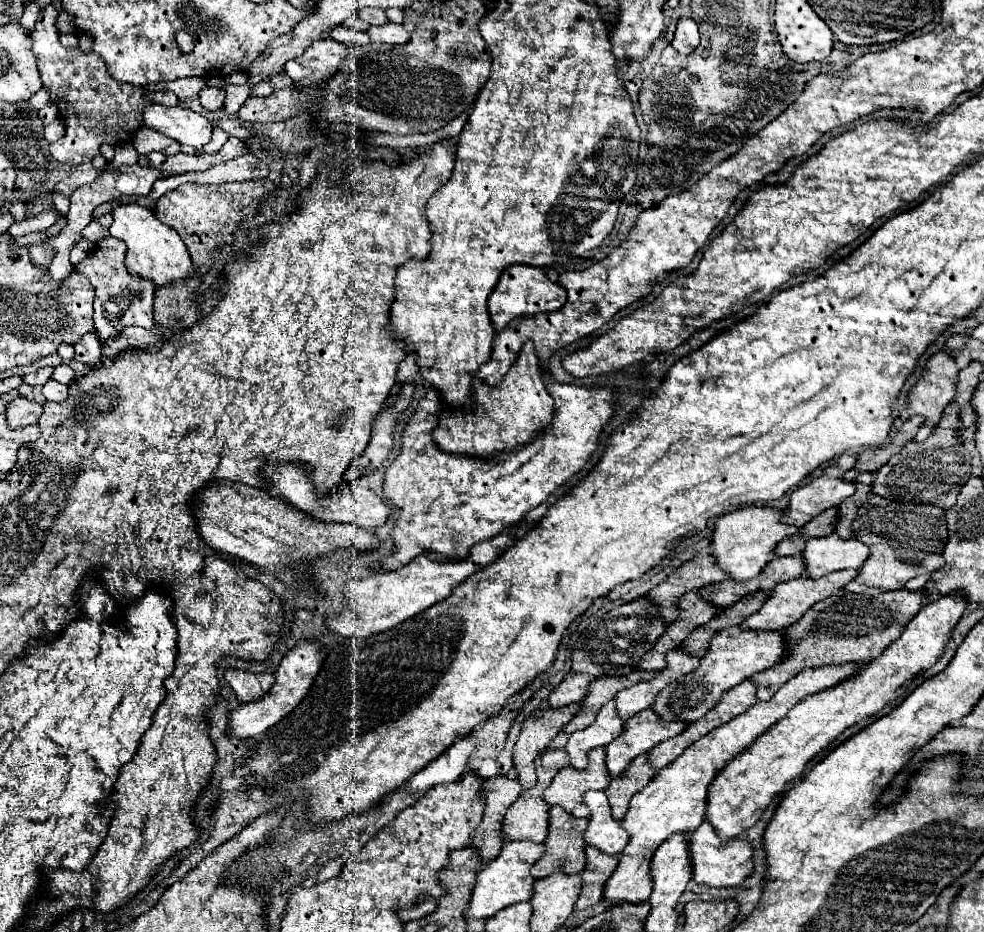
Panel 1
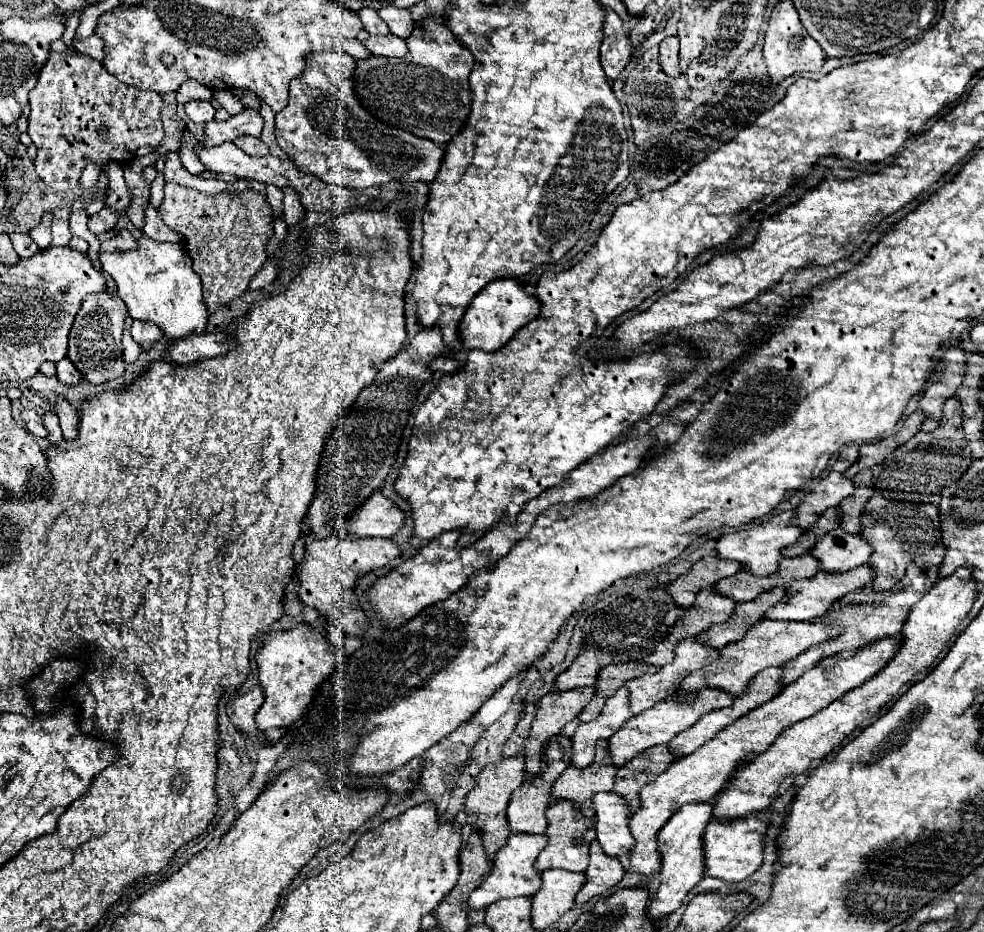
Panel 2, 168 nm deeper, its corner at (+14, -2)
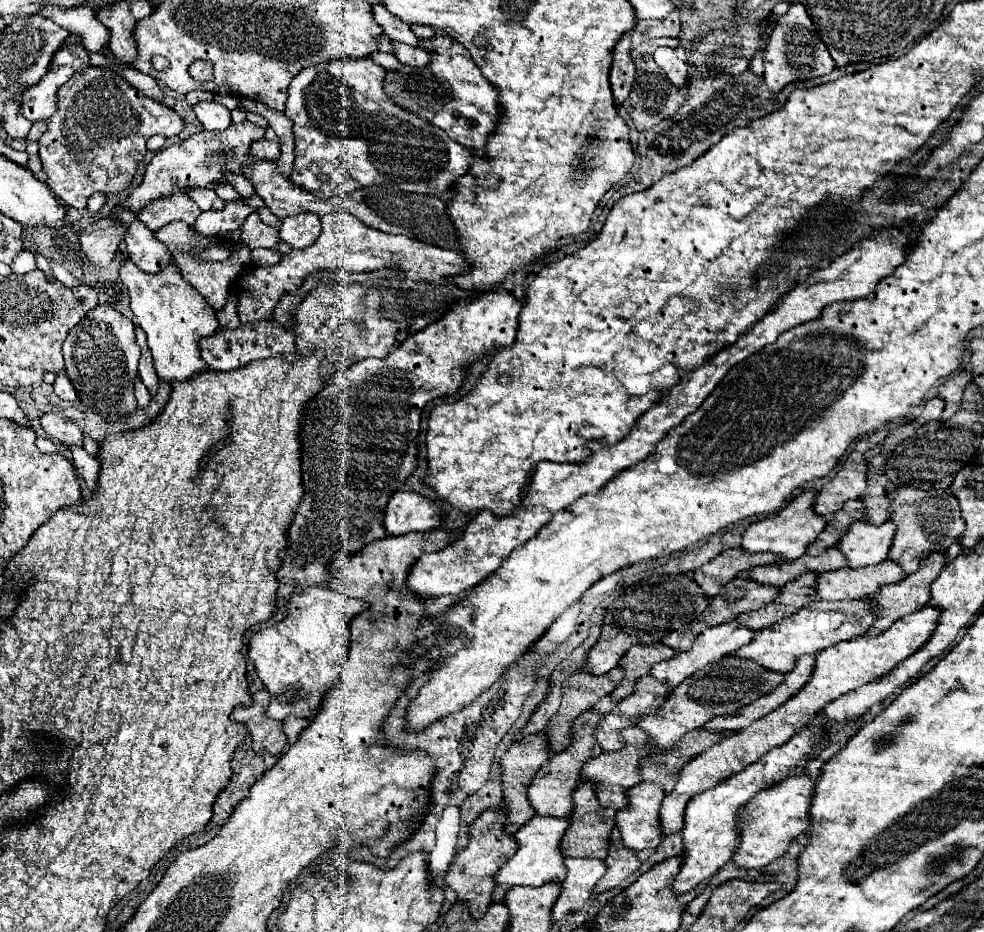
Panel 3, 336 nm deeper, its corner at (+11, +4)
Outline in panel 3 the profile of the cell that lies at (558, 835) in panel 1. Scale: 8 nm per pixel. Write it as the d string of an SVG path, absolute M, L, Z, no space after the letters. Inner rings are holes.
M583 782L573 792L573 804L575 804L575 810L569 816L571 828L565 832L563 844L561 844L563 854L573 856L573 858L605 858L607 850L609 850L609 836L611 836L611 830L615 826L615 814L617 812L607 810L599 804L595 784L591 784L591 782Z

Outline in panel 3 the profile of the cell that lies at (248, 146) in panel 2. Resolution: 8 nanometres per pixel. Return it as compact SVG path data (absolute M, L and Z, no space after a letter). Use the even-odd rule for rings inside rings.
M259 140L251 146L251 154L257 158L257 160L271 160L271 162L277 162L279 160L279 144L275 142L269 142L269 140Z

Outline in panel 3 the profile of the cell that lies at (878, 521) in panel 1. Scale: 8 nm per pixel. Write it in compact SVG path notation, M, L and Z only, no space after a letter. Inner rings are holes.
M911 486L897 488L895 504L891 504L891 520L897 524L897 534L889 552L889 558L903 564L907 574L919 568L919 562L931 552L945 552L965 530L965 520L951 490L919 490Z

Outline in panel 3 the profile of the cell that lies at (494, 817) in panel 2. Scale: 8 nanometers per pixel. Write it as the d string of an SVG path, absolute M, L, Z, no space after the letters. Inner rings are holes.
M535 732L535 734L529 734L525 736L523 740L515 742L507 752L505 756L501 758L501 772L503 772L503 794L505 794L505 800L503 804L507 804L507 824L505 824L505 832L507 834L515 834L523 824L527 824L527 820L531 820L531 816L535 816L535 810L533 806L529 804L529 798L527 798L527 788L535 776L535 772L541 768L541 764L549 758L549 740L547 740L547 734L545 732Z

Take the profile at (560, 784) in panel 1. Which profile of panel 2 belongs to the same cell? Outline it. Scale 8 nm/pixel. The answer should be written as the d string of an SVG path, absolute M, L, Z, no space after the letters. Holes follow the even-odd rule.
M600 740L596 746L600 748L600 762L592 762L582 770L568 766L550 788L554 800L570 800L582 810L592 810L592 794L612 790L618 768L608 758L608 740Z

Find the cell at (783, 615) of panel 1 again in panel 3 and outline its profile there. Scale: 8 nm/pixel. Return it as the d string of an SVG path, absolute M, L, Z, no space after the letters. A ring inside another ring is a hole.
M883 560L877 566L841 568L819 574L819 586L813 600L853 600L875 596L885 584L901 582L907 574L893 560Z

